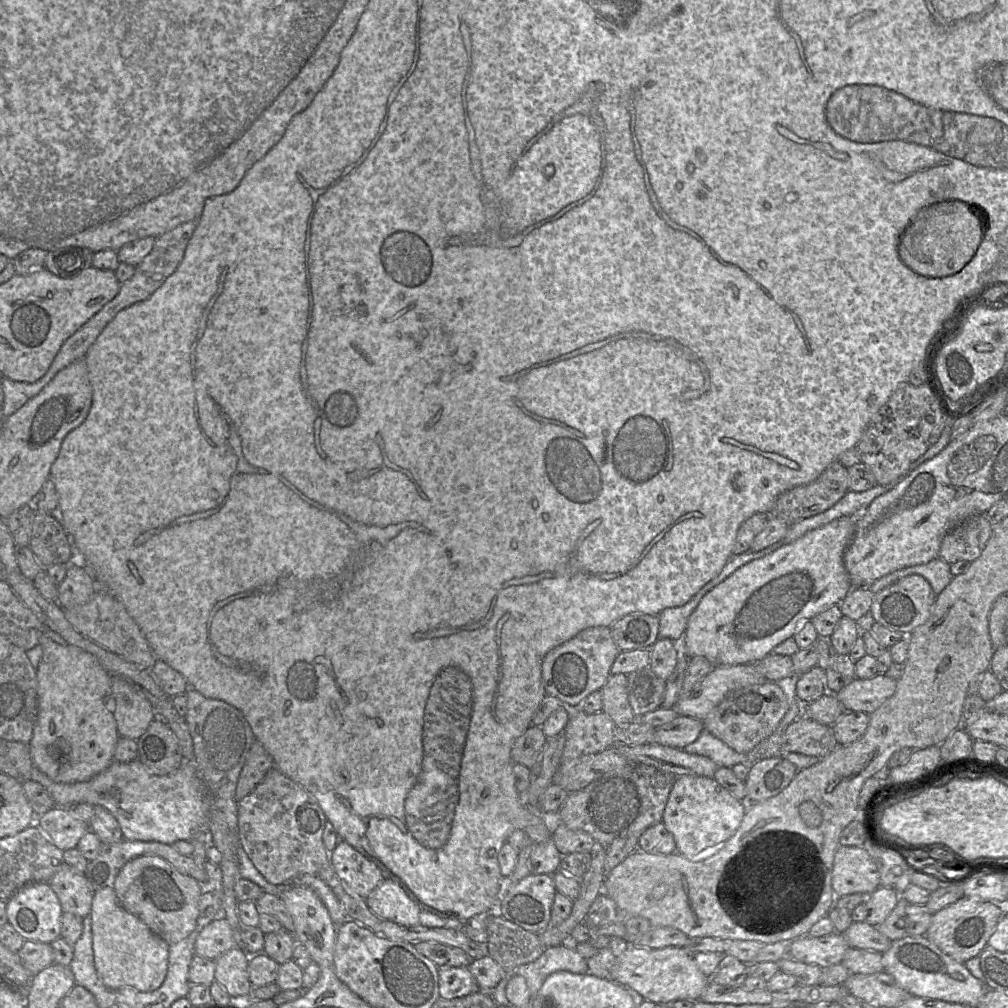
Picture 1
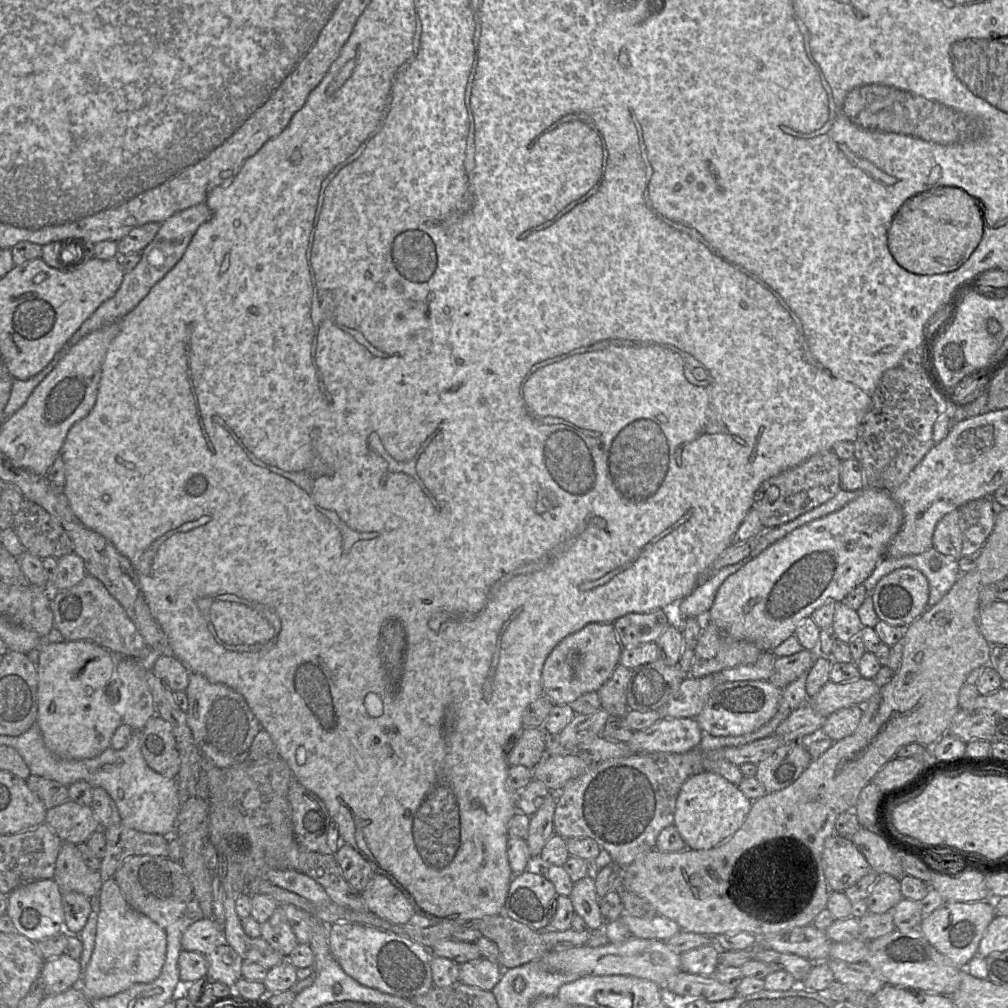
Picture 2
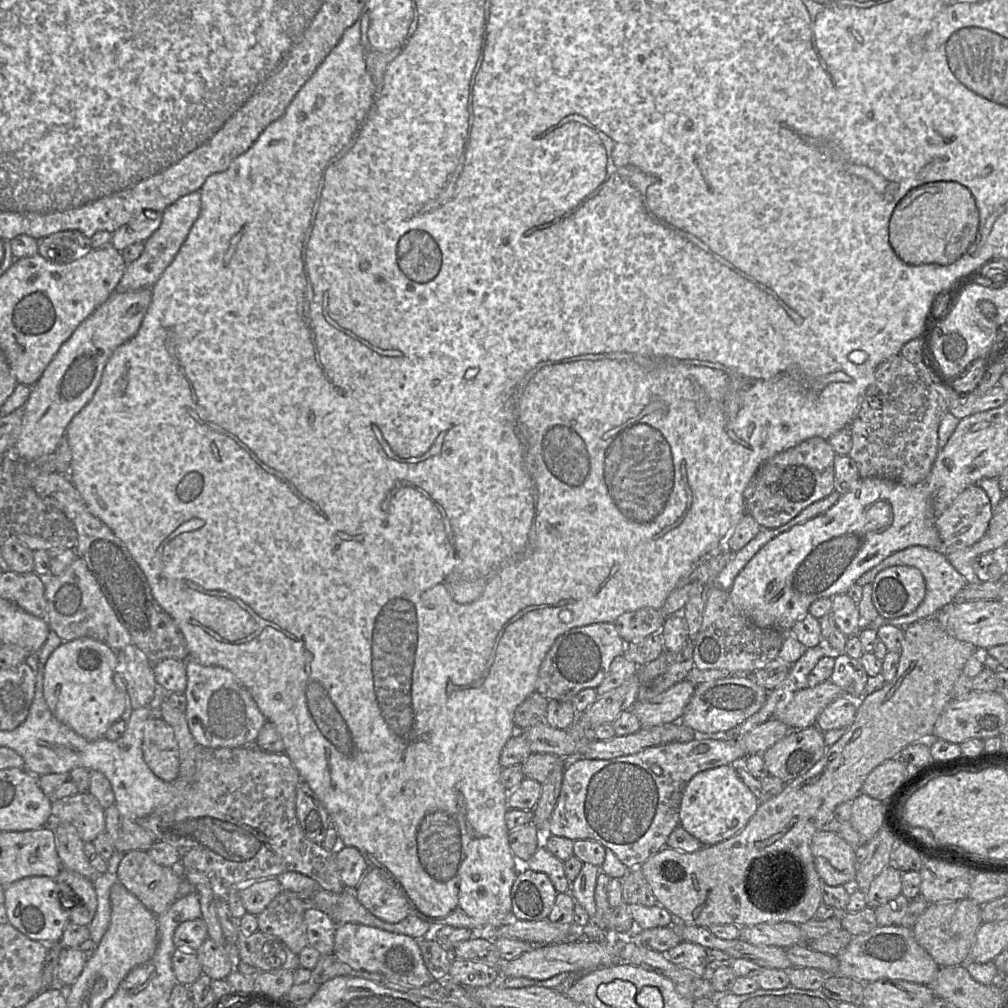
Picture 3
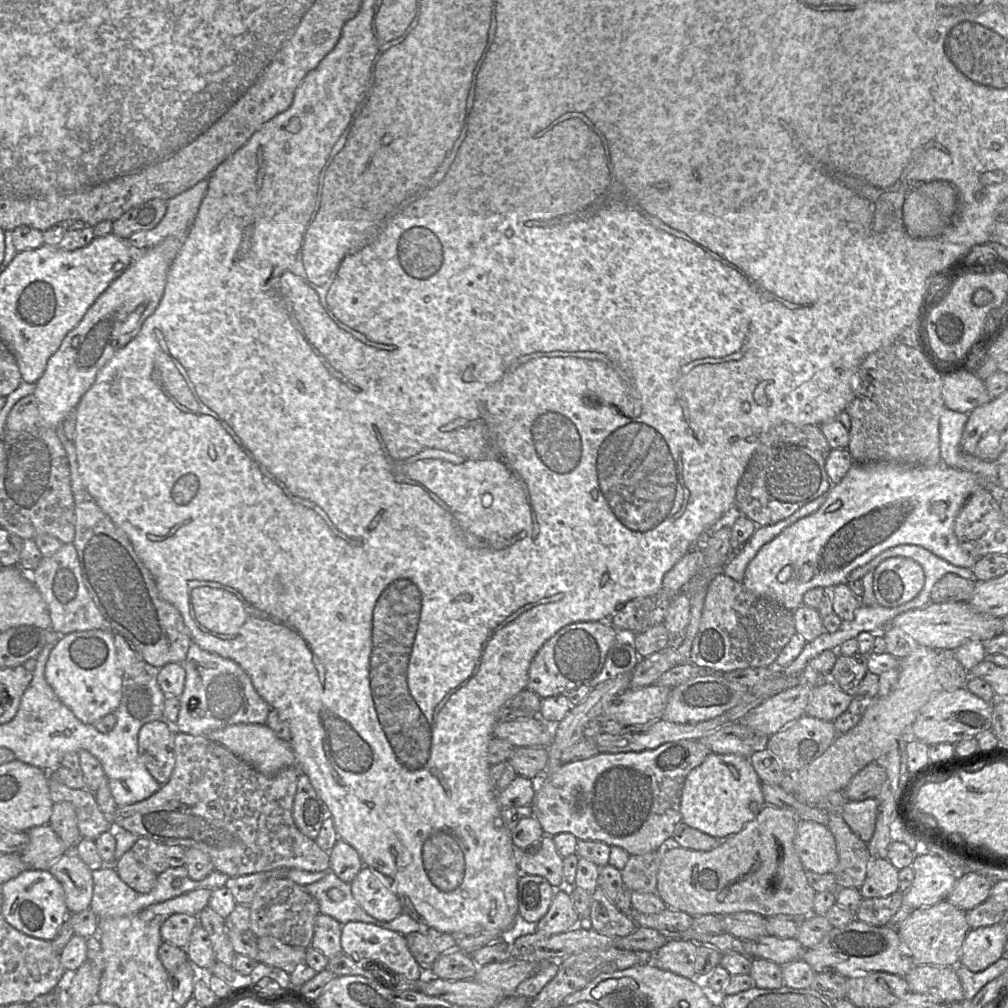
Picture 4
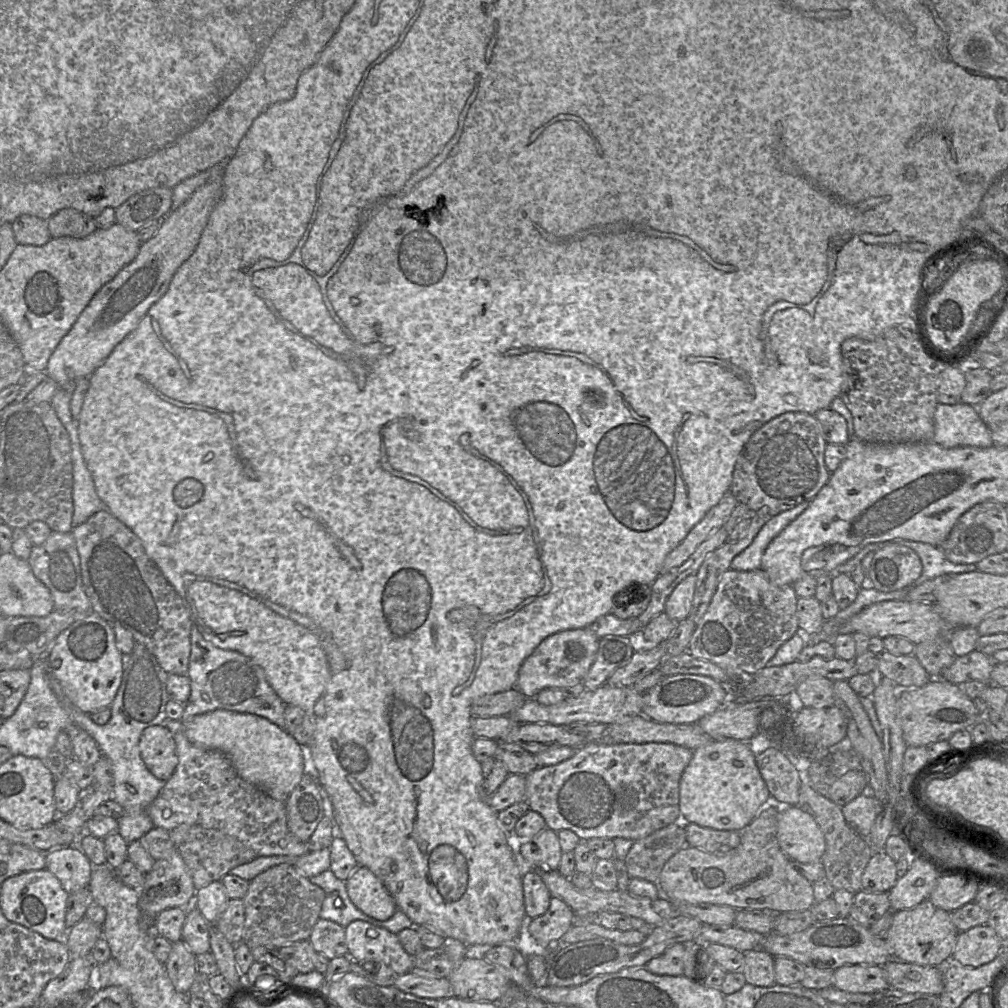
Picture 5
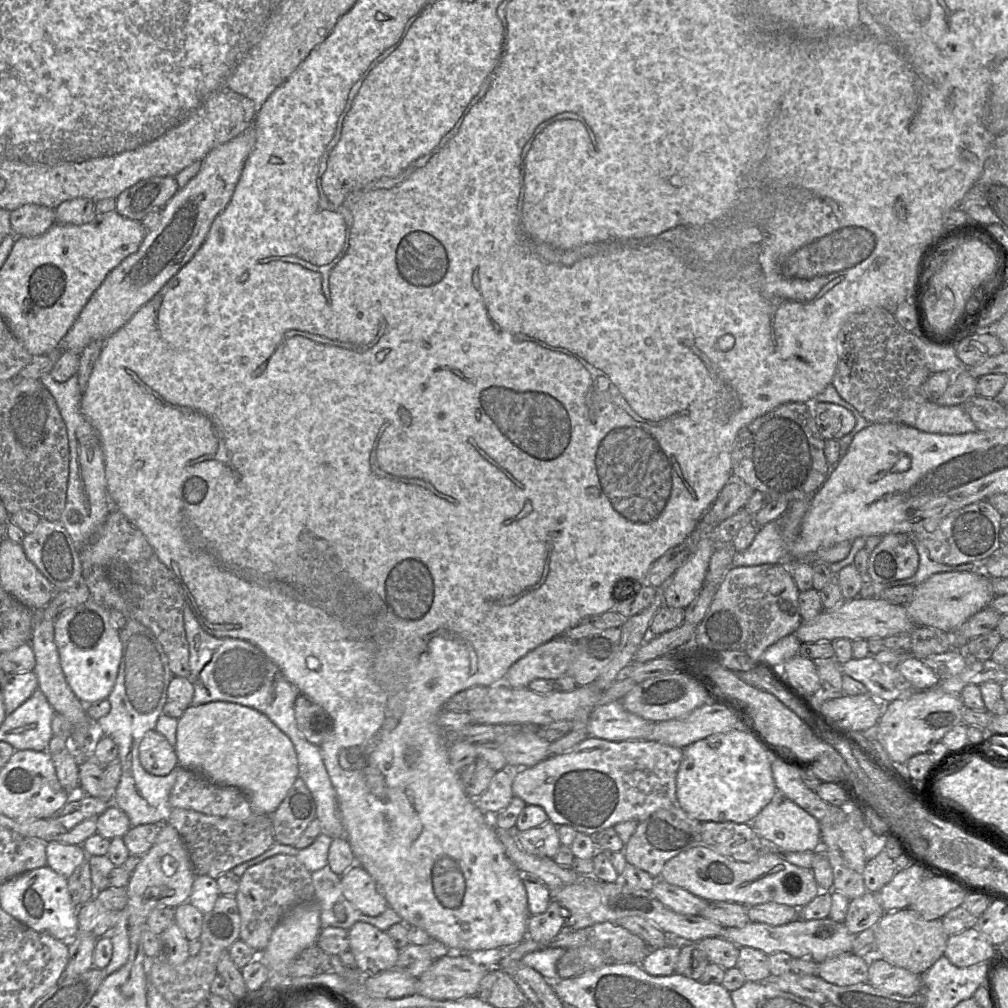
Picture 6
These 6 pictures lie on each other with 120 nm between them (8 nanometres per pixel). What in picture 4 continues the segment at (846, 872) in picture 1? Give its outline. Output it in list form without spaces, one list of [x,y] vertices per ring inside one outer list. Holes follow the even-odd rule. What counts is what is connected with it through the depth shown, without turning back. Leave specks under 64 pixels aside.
[[[799,820],[794,847],[806,870],[833,873],[838,864],[835,838],[827,825]]]

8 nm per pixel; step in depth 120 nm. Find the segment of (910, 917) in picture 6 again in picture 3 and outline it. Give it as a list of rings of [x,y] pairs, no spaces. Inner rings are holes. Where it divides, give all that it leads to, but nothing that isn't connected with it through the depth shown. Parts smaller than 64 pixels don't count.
[[[969,898],[929,903],[911,927],[914,938],[940,967],[966,964],[976,941],[977,930],[983,923],[981,907]]]

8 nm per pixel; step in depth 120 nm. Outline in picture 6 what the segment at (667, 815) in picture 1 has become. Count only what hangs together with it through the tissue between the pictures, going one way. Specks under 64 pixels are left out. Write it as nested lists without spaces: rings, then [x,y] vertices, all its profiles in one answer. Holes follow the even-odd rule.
[[[744,729],[710,735],[682,750],[676,804],[700,822],[750,823],[777,792],[771,756]]]

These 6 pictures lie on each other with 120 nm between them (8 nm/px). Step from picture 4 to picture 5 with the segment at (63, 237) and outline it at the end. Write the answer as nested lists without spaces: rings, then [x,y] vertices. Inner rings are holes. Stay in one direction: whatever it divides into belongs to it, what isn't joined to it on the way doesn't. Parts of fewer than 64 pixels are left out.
[[[69,208],[55,213],[47,223],[51,238],[84,238],[97,229],[93,217]]]

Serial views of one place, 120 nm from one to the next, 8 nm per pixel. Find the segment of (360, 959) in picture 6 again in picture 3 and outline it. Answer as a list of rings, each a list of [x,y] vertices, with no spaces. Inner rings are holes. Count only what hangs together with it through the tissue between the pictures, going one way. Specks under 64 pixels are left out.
[[[355,923],[339,925],[335,931],[334,954],[355,970],[381,973],[407,988],[420,988],[434,980],[424,963],[418,940],[404,934]]]

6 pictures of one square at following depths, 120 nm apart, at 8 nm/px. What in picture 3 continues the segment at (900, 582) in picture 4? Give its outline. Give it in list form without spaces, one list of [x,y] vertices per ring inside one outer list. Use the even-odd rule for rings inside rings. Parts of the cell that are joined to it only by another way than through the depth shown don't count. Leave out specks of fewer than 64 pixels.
[[[892,566],[877,574],[872,583],[872,601],[883,619],[911,614],[921,604],[926,584],[921,571],[910,566]]]

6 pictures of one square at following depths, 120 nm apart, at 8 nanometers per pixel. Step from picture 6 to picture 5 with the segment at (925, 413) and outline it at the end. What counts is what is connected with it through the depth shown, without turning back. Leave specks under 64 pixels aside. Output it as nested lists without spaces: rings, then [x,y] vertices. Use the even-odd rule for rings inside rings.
[[[964,403],[937,404],[932,442],[943,448],[993,446],[990,429],[979,417],[977,406]]]

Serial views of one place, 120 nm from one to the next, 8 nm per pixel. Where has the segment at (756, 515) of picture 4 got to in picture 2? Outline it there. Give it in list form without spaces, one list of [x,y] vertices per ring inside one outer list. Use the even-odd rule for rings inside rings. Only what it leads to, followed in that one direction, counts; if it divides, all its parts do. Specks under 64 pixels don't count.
[[[832,450],[817,453],[800,464],[765,480],[754,494],[752,509],[758,512],[760,521],[765,528],[774,528],[792,521],[827,502],[837,494],[841,489],[840,469],[841,461]]]

